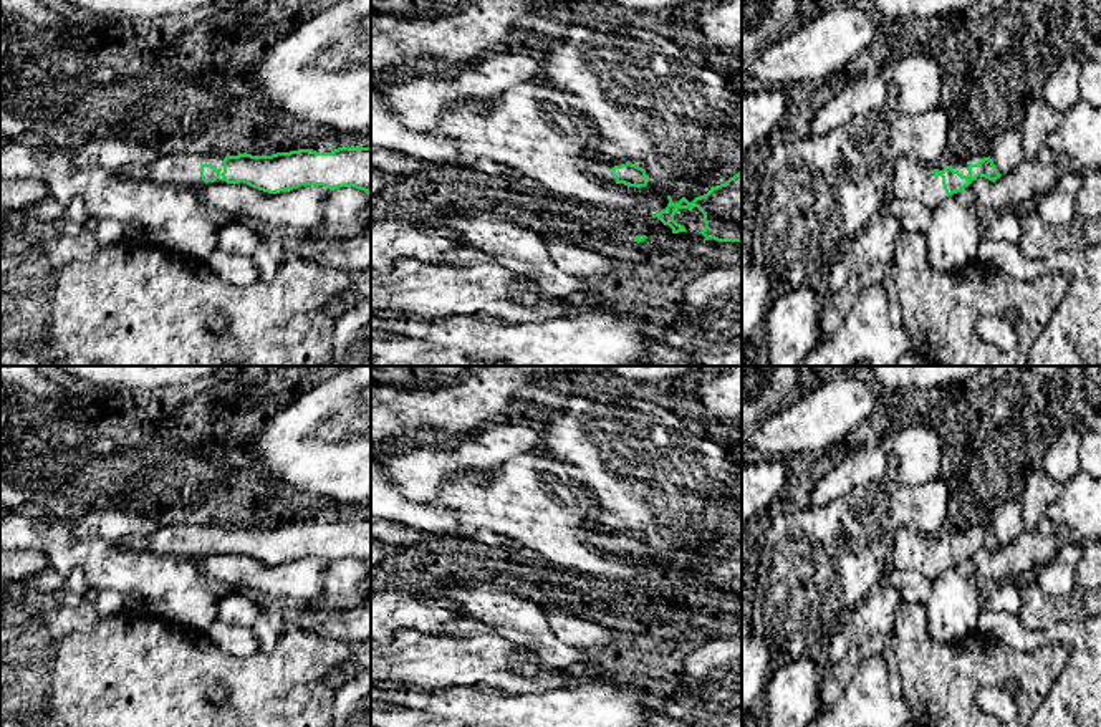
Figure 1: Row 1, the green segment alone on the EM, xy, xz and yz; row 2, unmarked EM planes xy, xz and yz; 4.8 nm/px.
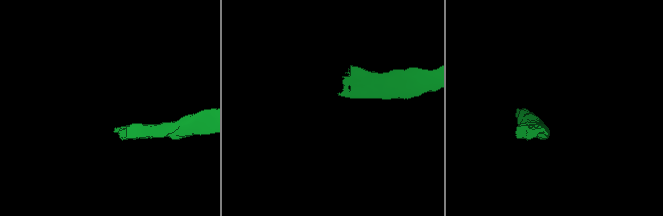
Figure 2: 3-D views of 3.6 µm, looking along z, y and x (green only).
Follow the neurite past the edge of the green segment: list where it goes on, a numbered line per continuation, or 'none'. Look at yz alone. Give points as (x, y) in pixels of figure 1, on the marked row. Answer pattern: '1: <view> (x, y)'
1: yz (913, 179)

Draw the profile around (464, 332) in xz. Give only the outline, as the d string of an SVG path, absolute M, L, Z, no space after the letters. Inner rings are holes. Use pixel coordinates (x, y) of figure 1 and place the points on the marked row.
M608 301L570 306L565 316L533 323L508 323L485 313L419 320L389 310L371 315L371 328L381 326L389 333L382 339L371 339L371 366L470 366L472 361L483 361L487 366L647 366L646 351L659 339L647 338L642 330L652 321L652 313L624 310Z

